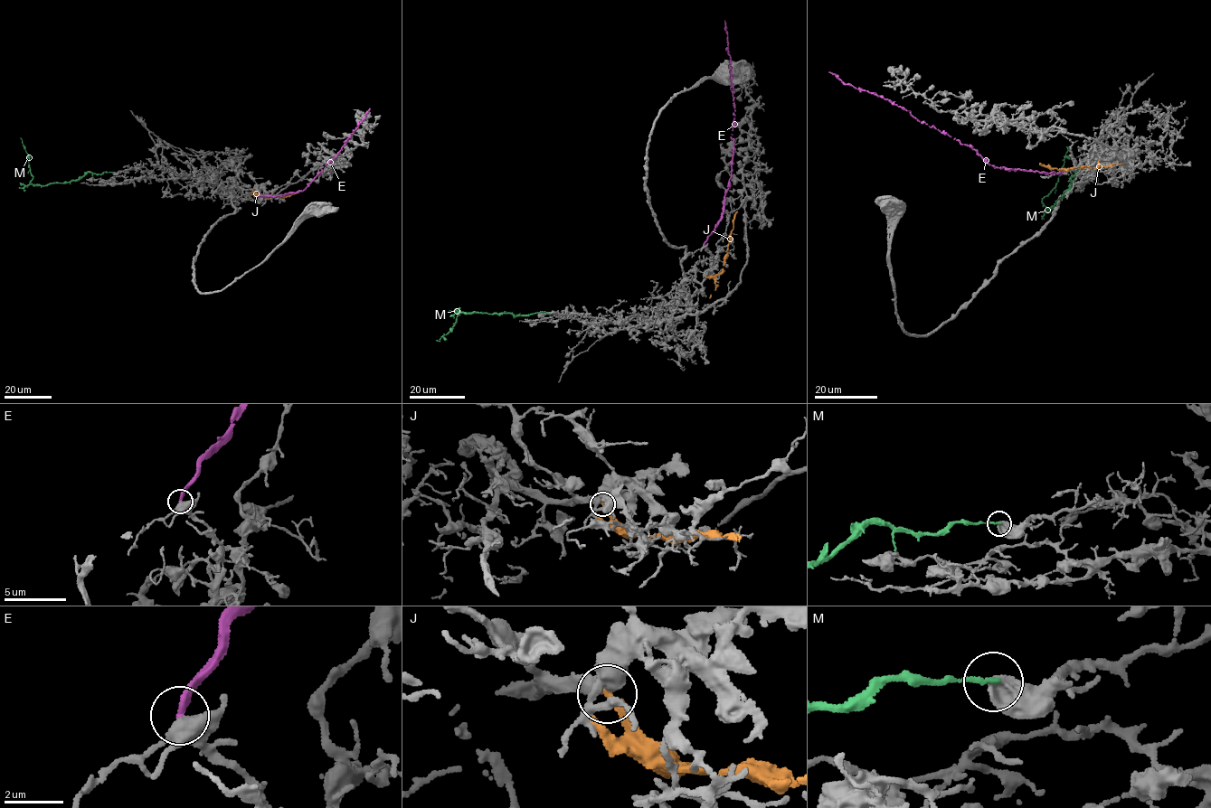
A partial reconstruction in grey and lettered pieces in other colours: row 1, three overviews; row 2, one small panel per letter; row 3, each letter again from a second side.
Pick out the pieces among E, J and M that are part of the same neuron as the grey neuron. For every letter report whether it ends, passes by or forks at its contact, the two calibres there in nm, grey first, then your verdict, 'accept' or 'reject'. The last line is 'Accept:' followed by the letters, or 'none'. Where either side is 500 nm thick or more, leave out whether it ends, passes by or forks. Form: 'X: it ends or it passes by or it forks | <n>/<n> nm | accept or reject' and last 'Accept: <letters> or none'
E: it ends | 460/300 nm | reject
J: it ends | 440/240 nm | reject
M: 500/180 nm | reject
Accept: none

